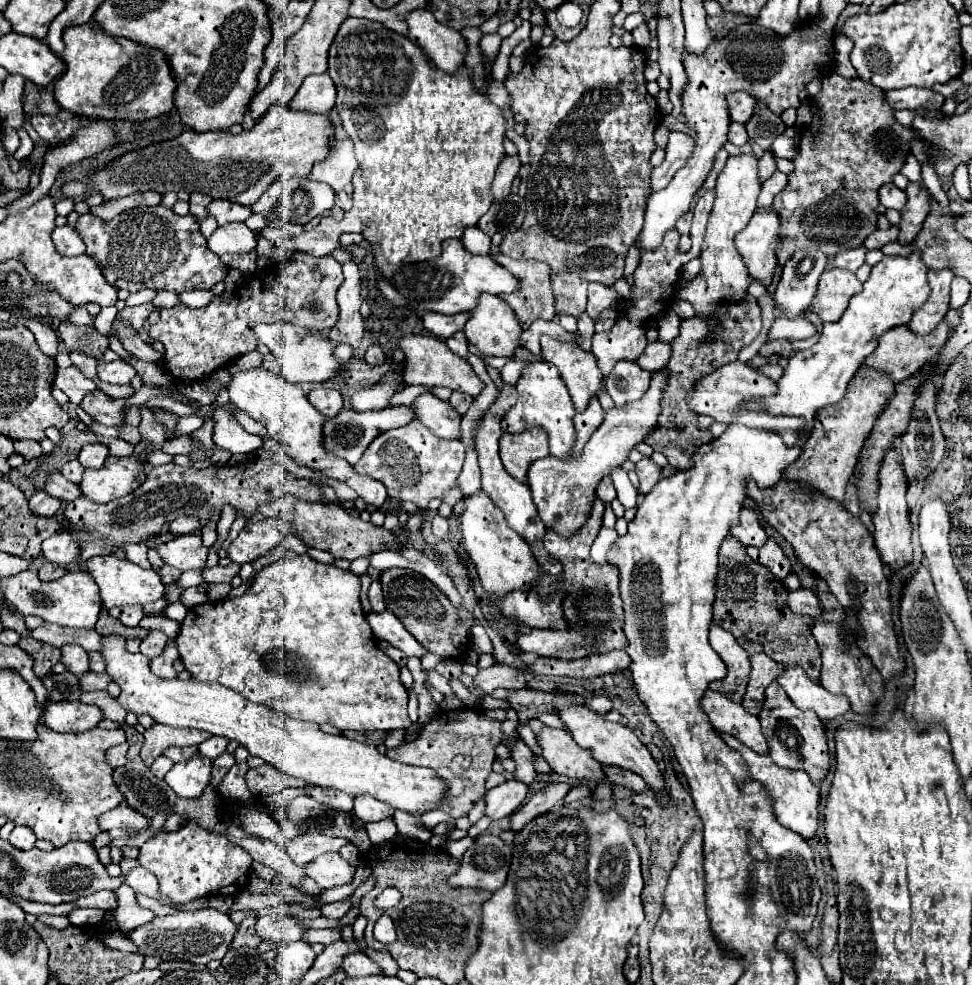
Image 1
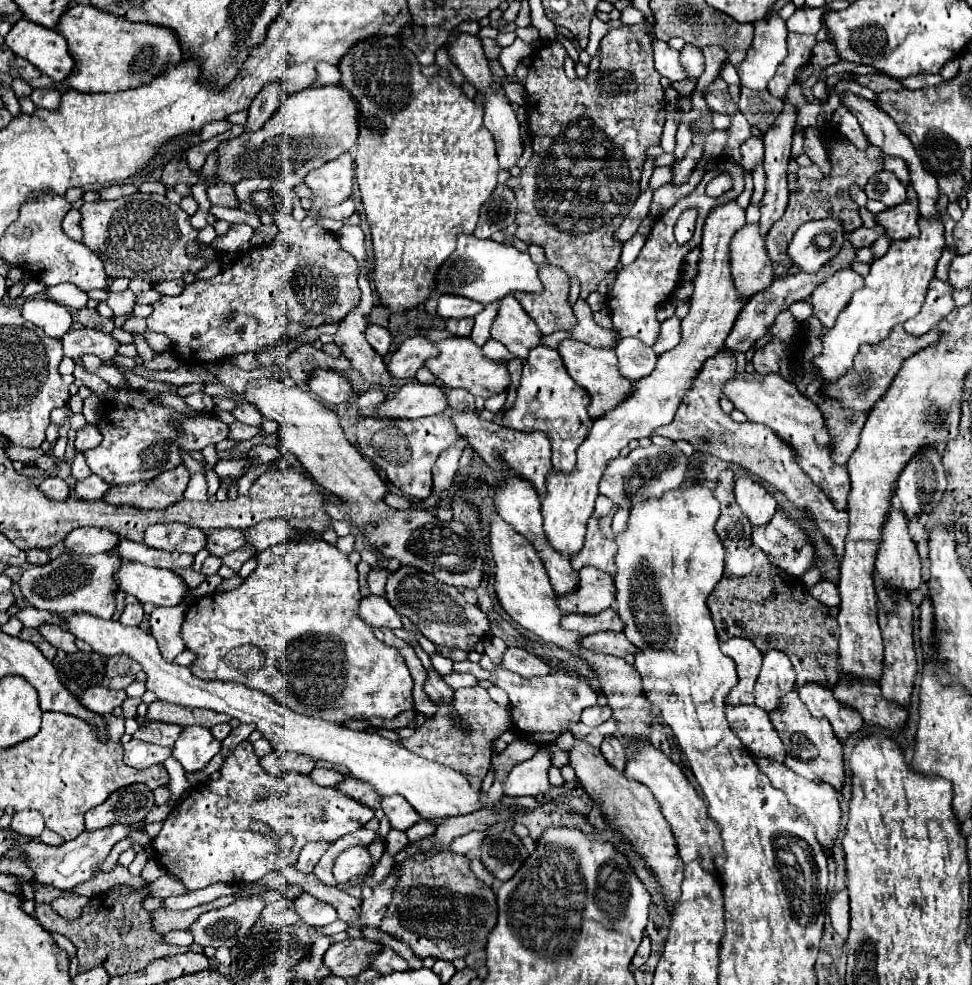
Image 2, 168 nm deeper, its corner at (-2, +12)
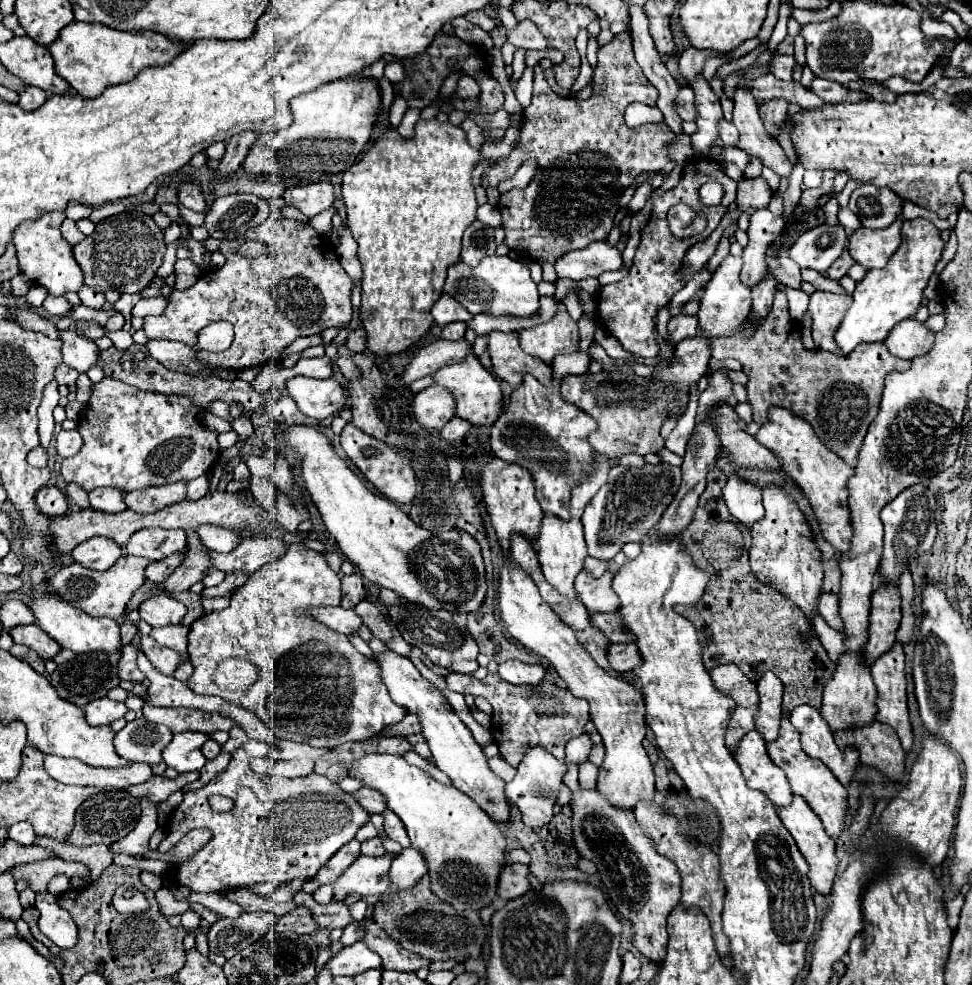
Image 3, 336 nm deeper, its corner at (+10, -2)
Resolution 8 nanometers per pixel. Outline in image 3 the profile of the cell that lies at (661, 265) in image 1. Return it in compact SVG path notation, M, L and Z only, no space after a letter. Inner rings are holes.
M709 162L705 166L687 166L683 170L683 178L681 182L661 194L655 204L653 204L653 212L651 212L651 218L647 222L647 226L641 230L641 242L639 242L639 248L637 248L637 254L633 258L633 266L627 274L627 278L623 278L621 282L615 282L615 284L609 284L609 286L603 286L601 288L601 298L599 298L599 304L597 304L597 310L599 310L599 316L605 324L605 328L621 342L621 346L633 354L635 358L653 358L657 356L657 340L655 340L655 316L657 316L657 310L661 306L667 306L673 298L673 294L679 290L679 276L677 276L677 268L681 266L681 260L685 256L685 252L699 240L699 238L707 238L719 224L719 220L723 218L723 214L727 212L727 206L735 200L737 196L737 182L733 182L723 170L719 164L715 162ZM707 180L717 180L723 184L725 188L725 196L723 196L723 202L719 206L713 206L713 208L703 208L699 204L699 188L701 184L705 184ZM675 204L687 204L689 208L693 208L695 212L701 212L705 218L707 218L707 228L703 230L703 234L699 234L697 238L685 238L685 240L677 240L671 236L669 228L667 228L667 210Z

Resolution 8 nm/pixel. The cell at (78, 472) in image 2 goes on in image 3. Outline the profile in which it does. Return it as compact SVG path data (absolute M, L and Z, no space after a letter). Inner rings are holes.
M75 482L67 484L67 498L73 504L77 504L79 508L89 508L89 504L87 504L87 492L79 484L75 484Z

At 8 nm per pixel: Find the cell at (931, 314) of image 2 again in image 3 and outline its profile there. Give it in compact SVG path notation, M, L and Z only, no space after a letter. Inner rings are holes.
M911 316L911 318L899 322L891 330L891 336L887 336L885 346L897 358L913 360L915 356L923 356L927 350L931 350L933 340L935 340L935 334L915 316Z

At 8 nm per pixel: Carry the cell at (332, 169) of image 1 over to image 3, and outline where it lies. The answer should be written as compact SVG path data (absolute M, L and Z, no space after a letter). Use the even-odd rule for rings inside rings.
M311 182L307 186L295 186L291 190L291 206L303 212L305 218L312 218L331 206L333 186L329 182Z

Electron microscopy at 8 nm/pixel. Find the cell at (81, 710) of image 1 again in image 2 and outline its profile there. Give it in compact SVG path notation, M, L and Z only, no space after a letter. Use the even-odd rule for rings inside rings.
M95 686L95 688L89 688L89 690L79 694L81 704L87 706L91 712L101 714L101 716L111 714L113 708L121 706L125 698L127 698L125 690L111 690L105 686Z

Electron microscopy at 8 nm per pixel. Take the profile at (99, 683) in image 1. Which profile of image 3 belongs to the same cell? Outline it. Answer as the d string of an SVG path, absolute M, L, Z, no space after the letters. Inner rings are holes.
M129 644L127 648L123 648L123 654L119 658L119 664L117 664L117 674L119 674L119 680L125 682L125 680L131 680L131 682L141 682L145 680L145 676L137 670L137 664L135 664L135 652L137 648L133 644Z

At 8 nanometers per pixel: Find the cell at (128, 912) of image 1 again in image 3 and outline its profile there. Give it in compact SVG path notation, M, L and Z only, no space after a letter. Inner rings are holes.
M187 910L187 912L181 914L181 924L189 932L193 932L199 926L199 920L201 920L201 916L197 912L193 912L193 910Z

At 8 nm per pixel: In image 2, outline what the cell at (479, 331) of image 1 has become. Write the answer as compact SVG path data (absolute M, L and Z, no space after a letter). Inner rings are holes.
M505 296L501 300L501 308L499 314L491 326L491 338L499 340L515 358L527 360L527 354L531 348L543 344L543 334L539 334L539 328L535 322L531 322L531 318L527 318L527 312L519 306L519 302L515 300L515 296Z

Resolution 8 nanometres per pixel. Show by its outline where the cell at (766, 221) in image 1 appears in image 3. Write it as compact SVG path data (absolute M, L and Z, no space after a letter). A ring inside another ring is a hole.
M727 256L721 266L713 272L711 280L705 286L705 294L701 298L699 308L699 328L707 328L711 332L711 338L717 336L729 336L751 312L751 288L747 288L741 278L741 258L739 256Z

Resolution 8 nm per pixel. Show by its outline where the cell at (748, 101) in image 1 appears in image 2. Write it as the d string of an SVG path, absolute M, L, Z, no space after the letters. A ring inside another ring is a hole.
M715 78L705 88L703 98L713 112L721 112L721 114L729 114L729 116L735 114L735 102L733 102L733 98L729 94L729 86L723 82L723 78Z

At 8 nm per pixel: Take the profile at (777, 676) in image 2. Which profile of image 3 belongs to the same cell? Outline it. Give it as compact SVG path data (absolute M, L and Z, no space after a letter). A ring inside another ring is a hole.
M765 672L757 682L759 690L759 710L755 716L757 732L767 740L775 740L781 722L781 698L783 698L783 682L773 674Z

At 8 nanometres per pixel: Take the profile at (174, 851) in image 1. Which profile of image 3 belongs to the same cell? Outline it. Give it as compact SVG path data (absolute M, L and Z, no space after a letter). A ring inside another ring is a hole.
M243 748L235 750L231 754L231 762L229 766L219 772L207 786L199 788L199 790L189 790L183 794L182 803L175 809L173 814L169 816L169 832L167 836L161 840L159 844L159 852L169 852L187 832L195 830L195 828L207 828L213 838L201 848L197 850L189 860L181 862L177 866L177 874L181 874L181 878L177 878L179 886L189 888L191 892L203 892L203 894L213 894L213 892L227 892L233 888L251 888L255 884L263 884L263 882L275 882L275 884L283 884L287 880L291 880L293 876L315 876L315 872L341 848L345 846L349 840L355 838L357 830L361 826L365 826L369 822L369 814L363 812L363 808L359 808L359 804L355 804L355 800L351 800L351 794L345 794L339 790L339 786L335 782L329 782L325 776L305 776L299 780L283 780L271 774L255 774L249 768L249 756ZM211 794L221 794L227 796L235 802L235 808L227 814L219 814L213 812L207 798ZM275 848L277 850L277 864L267 863L267 850Z

